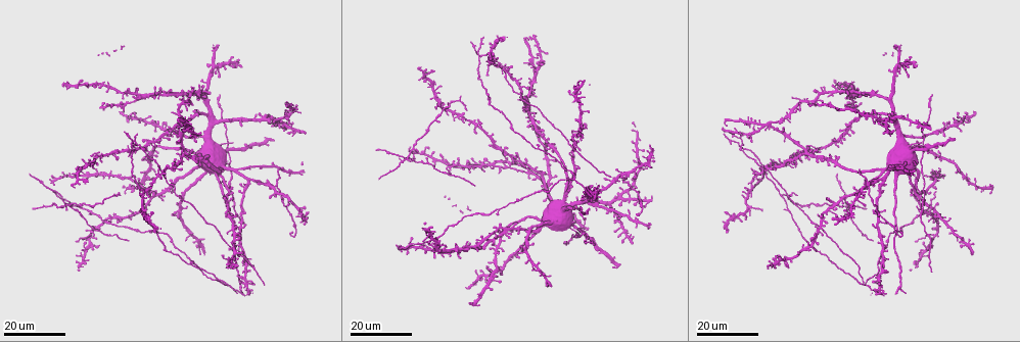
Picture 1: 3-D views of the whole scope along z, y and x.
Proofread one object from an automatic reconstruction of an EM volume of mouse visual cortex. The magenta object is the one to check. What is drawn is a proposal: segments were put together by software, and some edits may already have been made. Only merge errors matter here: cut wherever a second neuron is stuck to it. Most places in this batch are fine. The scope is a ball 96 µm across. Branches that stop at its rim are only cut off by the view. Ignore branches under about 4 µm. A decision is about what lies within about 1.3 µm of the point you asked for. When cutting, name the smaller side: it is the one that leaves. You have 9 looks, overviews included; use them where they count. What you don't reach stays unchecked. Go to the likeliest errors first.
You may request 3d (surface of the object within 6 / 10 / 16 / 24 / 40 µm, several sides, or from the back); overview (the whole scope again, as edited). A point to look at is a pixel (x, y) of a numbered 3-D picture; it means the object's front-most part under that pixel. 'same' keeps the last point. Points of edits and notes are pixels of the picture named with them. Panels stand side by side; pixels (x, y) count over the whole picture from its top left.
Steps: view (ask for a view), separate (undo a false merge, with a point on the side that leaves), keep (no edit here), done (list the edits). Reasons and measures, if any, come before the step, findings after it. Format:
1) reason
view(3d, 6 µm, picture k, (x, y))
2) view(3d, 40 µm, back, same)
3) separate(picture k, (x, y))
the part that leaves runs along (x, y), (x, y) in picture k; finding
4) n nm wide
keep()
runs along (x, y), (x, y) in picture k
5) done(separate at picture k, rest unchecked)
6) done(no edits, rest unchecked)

thin arm on a thick one
view(3d, 24 µm, picture 1, (934, 237))

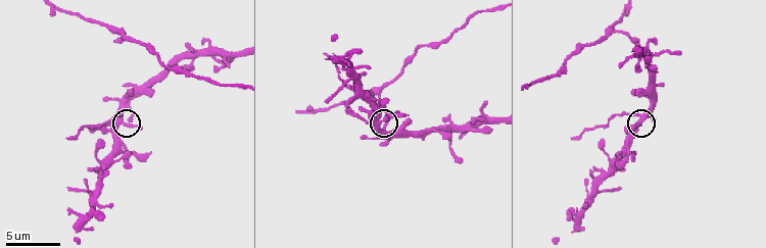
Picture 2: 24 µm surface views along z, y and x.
view(3d, 6 µm, picture 2, (640, 119))

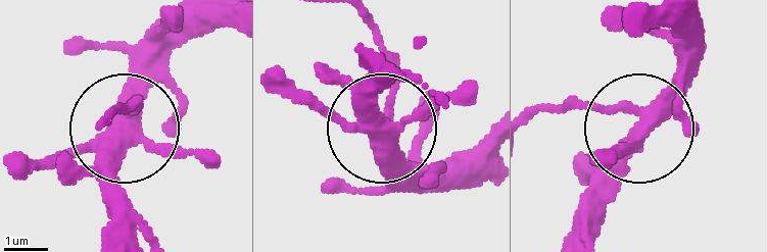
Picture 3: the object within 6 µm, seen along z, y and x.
keep()
runs along (214, 16), (131, 122), (138, 104), (127, 104) in picture 3; continuous, no second neuron

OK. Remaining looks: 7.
three-way junction
view(3d, 16 µm, picture 1, (868, 187))

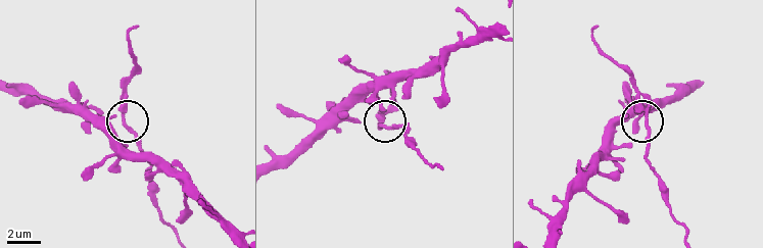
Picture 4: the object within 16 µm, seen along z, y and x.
view(3d, 10 µm, picture 4, (647, 109))

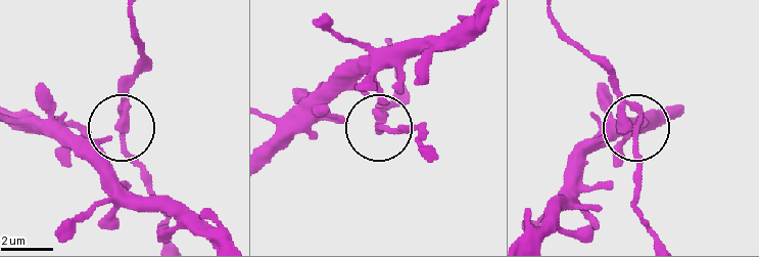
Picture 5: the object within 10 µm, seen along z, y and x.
side arm 6 µm
keep()
continuous, no second neuron

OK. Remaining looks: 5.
three-way junction
view(3d, 24 µm, picture 1, (408, 159))

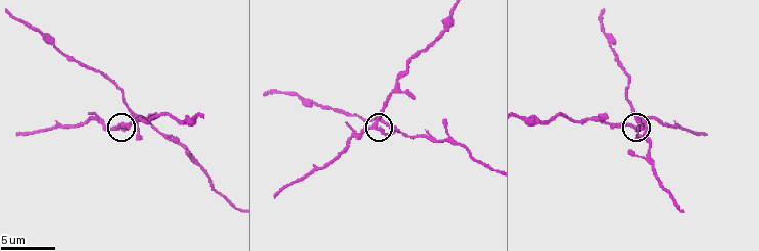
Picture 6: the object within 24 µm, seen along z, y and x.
view(3d, 10 µm, picture 6, (375, 127))

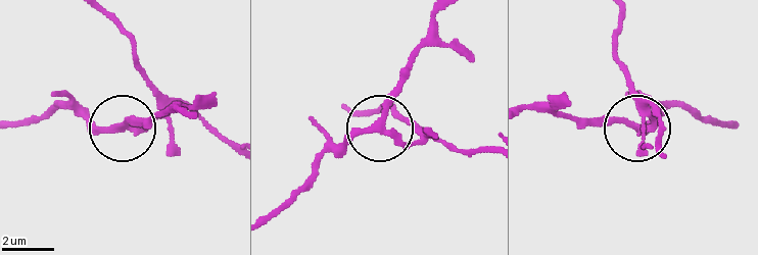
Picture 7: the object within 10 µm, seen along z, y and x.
220 nm wide
separate(picture 7, (127, 118))
the part that leaves runs along (394, 137), (383, 106), (410, 60), (429, 47), (462, 53) in picture 7; two neurons meet here

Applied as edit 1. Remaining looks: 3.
a fork
view(3d, 24 µm, picture 1, (479, 52))

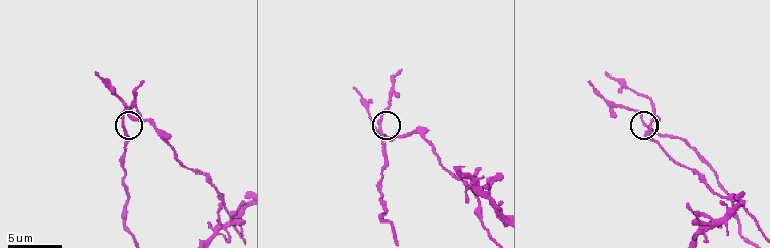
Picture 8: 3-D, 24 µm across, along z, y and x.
view(3d, 6 µm, picture 8, (380, 129))

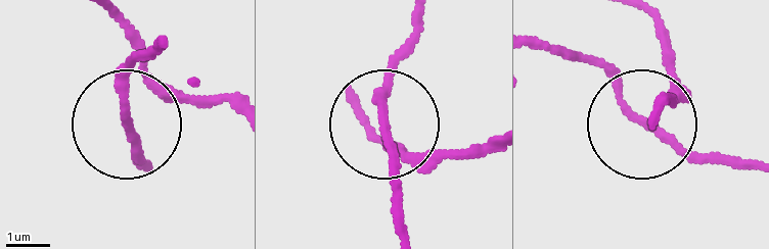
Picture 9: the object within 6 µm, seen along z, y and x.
130 nm wide
keep()
runs along (398, 230), (388, 57) in picture 9; all the same neuron

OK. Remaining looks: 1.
done(separate at picture 7, rest unchecked)

